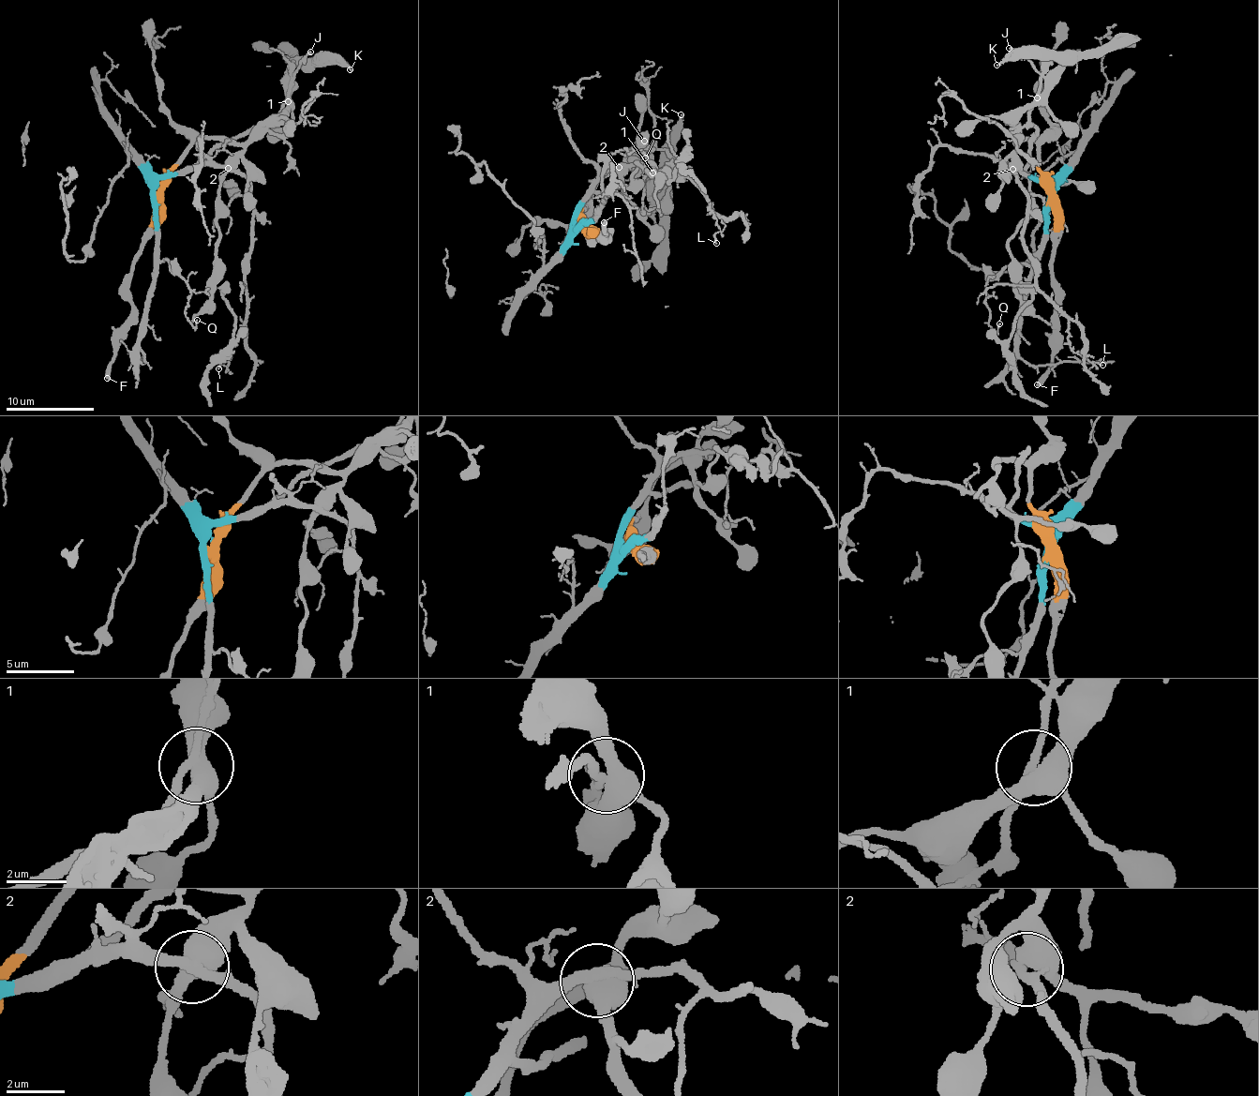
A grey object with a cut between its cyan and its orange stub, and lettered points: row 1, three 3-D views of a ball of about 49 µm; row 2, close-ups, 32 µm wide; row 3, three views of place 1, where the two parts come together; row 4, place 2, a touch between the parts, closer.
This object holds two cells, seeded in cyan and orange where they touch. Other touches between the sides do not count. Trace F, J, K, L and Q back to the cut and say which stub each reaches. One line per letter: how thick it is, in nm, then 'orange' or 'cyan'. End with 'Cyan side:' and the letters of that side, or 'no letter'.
F: 420 nm | orange
J: 150 nm | cyan
K: 140 nm | orange
L: 110 nm | cyan
Q: 70 nm | cyan
Cyan side: J, L, Q

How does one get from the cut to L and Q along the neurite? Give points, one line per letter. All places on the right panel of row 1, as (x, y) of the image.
L: (1049, 195), (1041, 182), (1011, 169), (1027, 202), (1023, 247), (1039, 291), (1067, 320), (1069, 344), (1101, 365)
Q: (1049, 195), (1043, 252), (1030, 265), (1011, 262), (985, 286), (989, 323), (994, 332), (999, 322)

